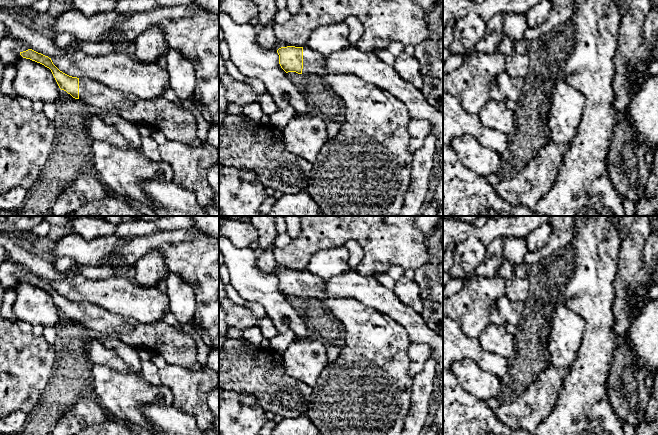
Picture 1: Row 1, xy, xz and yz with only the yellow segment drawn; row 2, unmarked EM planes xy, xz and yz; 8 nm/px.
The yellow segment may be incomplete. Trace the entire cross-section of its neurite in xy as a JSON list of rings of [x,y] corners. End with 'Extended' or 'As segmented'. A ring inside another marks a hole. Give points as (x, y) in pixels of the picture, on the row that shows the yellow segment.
[[[32,49],[20,52],[20,55],[49,68],[61,90],[87,105],[116,112],[124,120],[136,125],[161,130],[170,141],[190,144],[198,138],[195,116],[181,105],[163,97],[141,99],[89,78],[69,76],[60,71],[51,58]]]. Extended

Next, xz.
[[[307,46],[281,47],[277,50],[279,64],[286,72],[322,76],[342,99],[346,118],[339,133],[320,149],[306,192],[327,216],[398,216],[411,182],[412,153],[409,151],[408,124],[411,116],[407,107],[388,91],[372,85],[352,73],[331,73],[325,67],[325,57]]]. Extended

